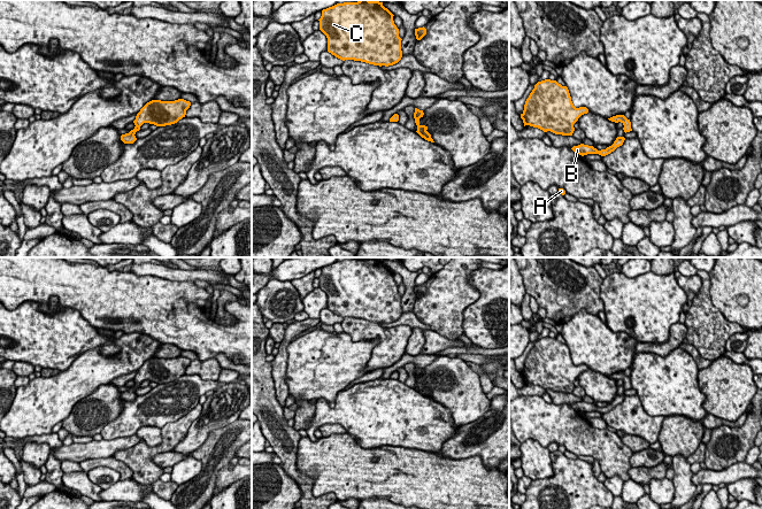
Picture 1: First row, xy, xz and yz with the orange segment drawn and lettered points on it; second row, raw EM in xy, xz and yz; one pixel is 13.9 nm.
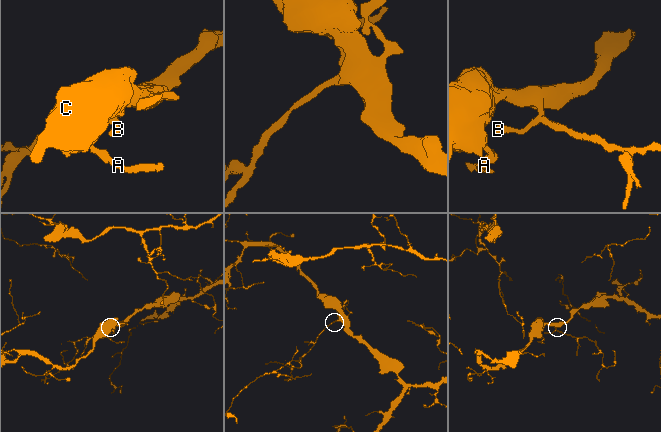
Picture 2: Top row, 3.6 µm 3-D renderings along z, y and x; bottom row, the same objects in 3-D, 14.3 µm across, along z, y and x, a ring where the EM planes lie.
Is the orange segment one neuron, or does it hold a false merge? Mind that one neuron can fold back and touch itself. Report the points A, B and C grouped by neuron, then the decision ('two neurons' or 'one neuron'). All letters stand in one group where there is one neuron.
A B C; one neuron

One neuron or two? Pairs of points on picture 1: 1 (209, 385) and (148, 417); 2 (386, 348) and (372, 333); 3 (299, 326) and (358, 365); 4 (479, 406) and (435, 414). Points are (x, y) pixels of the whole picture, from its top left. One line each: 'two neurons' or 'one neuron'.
1: one neuron
2: one neuron
3: two neurons
4: two neurons

